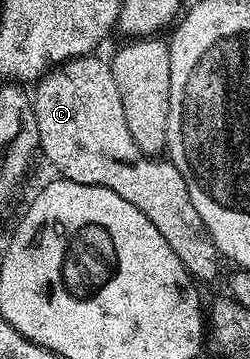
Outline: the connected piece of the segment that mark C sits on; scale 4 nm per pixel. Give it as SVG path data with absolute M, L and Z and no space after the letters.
M91 53L82 55L78 59L71 59L69 63L55 66L47 71L41 79L37 80L36 86L33 88L35 91L32 91L32 102L36 113L36 129L38 130L38 146L41 158L43 155L58 170L55 172L63 179L76 181L80 185L100 185L101 187L112 189L112 193L120 193L120 197L124 197L124 201L129 201L132 205L136 205L136 209L140 209L140 213L144 213L144 217L148 217L148 221L152 221L152 225L156 225L156 230L164 236L164 241L168 241L168 246L172 249L172 253L176 253L176 257L180 257L180 261L195 280L201 281L201 279L216 278L220 256L212 237L204 229L204 223L200 221L200 215L196 213L196 209L192 206L192 201L188 198L188 191L184 189L184 179L180 177L180 173L170 163L169 158L155 157L153 154L144 152L136 145L136 141L132 141L132 135L128 133L128 123L124 121L124 107L120 105L120 91L116 89L116 81L110 72L110 64L105 58L103 60L97 59L96 56L97 54Z

